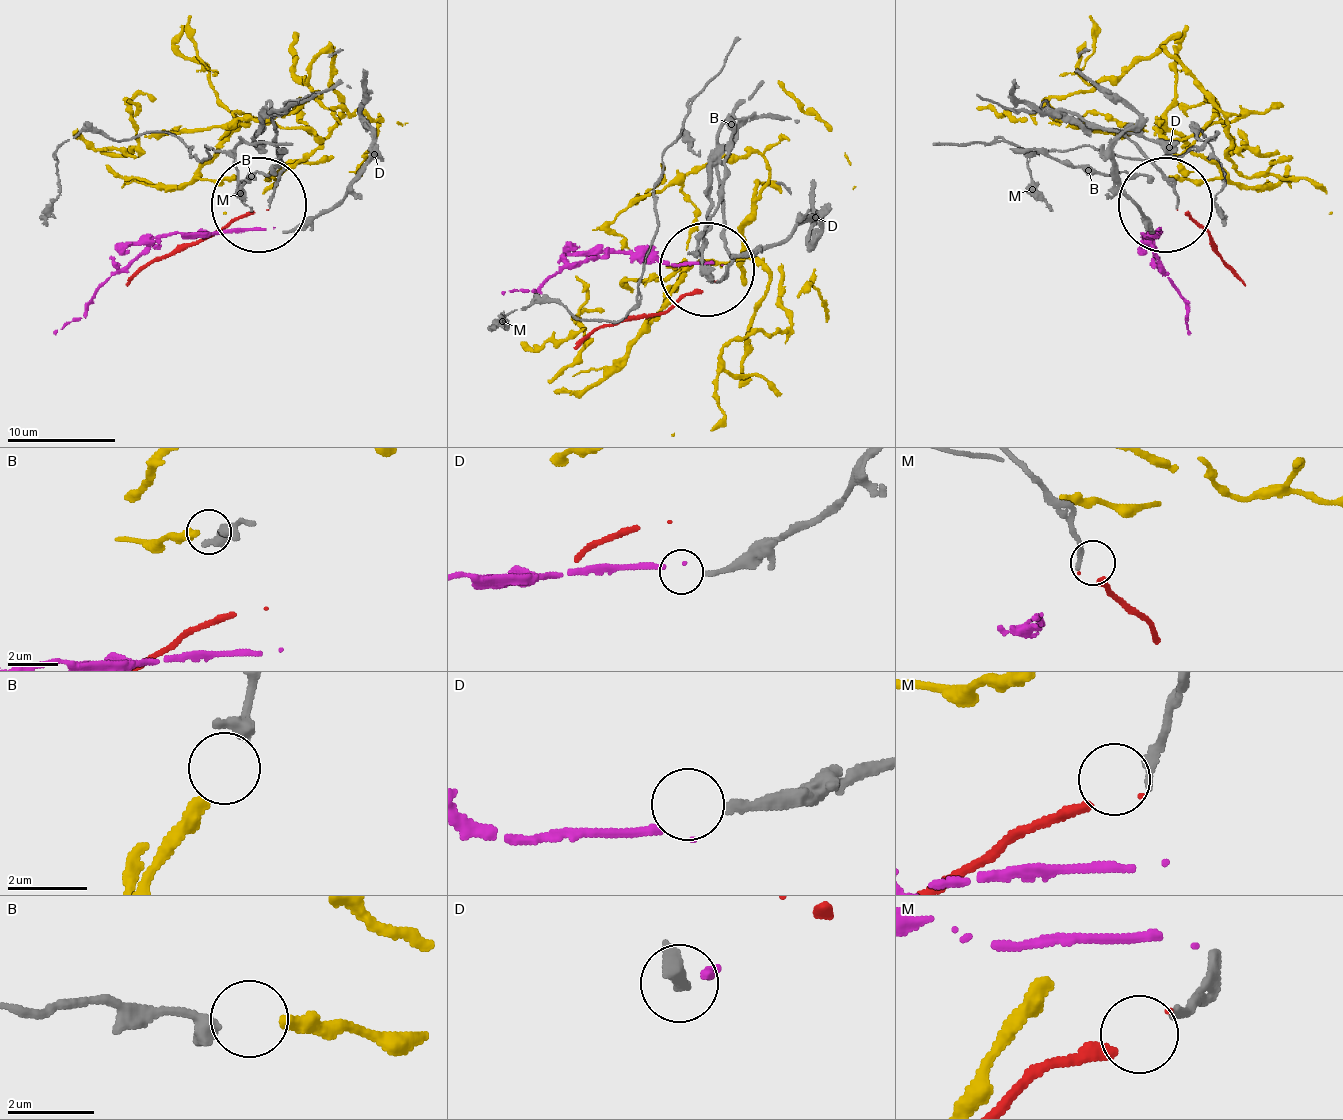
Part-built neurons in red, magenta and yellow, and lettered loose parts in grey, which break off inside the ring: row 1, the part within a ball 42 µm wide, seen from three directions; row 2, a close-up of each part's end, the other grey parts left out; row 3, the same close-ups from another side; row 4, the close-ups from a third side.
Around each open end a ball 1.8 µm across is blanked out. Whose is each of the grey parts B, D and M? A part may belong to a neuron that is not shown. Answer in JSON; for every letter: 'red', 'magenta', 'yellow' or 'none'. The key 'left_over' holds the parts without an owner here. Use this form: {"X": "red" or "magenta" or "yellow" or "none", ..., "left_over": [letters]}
{"B": "yellow", "D": "magenta", "M": "red", "left_over": []}

